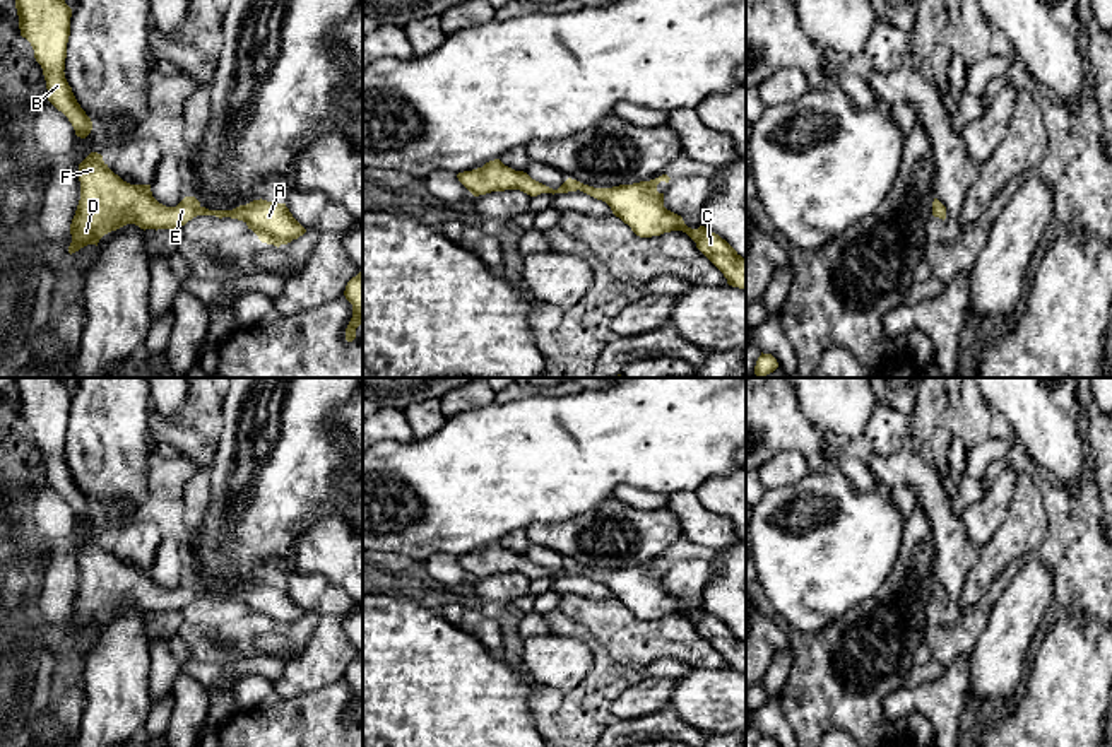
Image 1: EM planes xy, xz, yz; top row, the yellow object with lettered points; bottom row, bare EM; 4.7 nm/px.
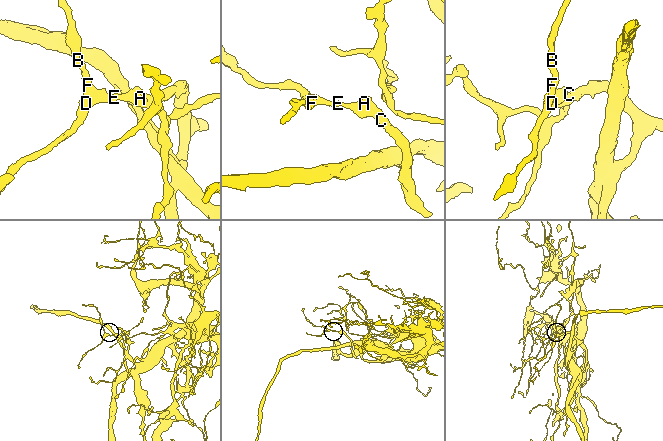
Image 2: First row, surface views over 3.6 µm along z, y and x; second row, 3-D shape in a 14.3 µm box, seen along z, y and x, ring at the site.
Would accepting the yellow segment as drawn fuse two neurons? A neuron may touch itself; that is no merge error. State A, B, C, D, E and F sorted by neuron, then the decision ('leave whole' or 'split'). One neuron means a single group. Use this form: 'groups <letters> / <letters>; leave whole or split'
groups A B C D E F; leave whole

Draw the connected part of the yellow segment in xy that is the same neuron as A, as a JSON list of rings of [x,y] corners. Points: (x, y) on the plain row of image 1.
[[[91,535],[79,547],[80,583],[70,607],[75,636],[127,607],[140,612],[174,612],[197,598],[243,603],[262,626],[281,629],[298,622],[306,612],[293,600],[286,586],[253,583],[233,593],[209,593],[195,579],[185,579],[176,590],[159,586],[151,568],[130,568],[115,557],[103,538]]]

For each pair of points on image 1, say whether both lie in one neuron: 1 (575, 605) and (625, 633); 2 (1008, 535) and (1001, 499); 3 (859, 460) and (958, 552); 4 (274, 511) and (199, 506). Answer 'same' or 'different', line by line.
1: same
2: different
3: different
4: different

